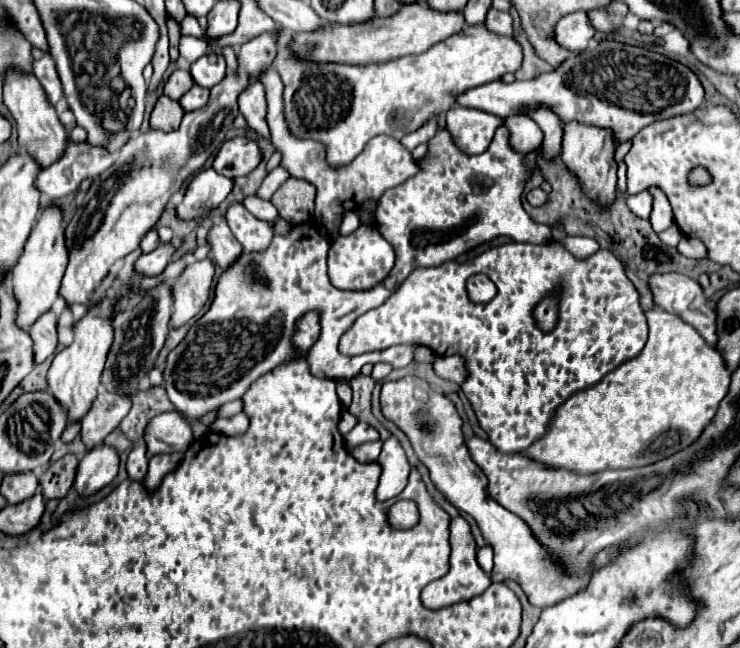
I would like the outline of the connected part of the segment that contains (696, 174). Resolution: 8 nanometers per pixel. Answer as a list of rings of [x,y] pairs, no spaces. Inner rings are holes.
[[[693,168],[693,172],[689,174],[689,184],[693,186],[709,184],[709,172],[705,172],[705,168]]]

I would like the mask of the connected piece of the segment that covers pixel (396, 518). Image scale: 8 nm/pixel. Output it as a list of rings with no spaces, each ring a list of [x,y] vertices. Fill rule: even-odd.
[[[399,500],[388,510],[388,522],[397,529],[412,528],[419,520],[419,512],[415,502]]]

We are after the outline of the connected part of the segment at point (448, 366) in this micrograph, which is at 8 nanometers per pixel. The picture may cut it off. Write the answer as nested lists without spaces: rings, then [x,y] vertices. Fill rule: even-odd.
[[[439,356],[435,360],[435,372],[437,376],[445,378],[445,380],[453,380],[457,384],[465,382],[465,360],[461,360],[461,356]]]

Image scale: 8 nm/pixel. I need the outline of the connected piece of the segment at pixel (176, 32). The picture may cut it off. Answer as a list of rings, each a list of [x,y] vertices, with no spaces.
[[[167,15],[167,28],[169,36],[169,54],[172,62],[177,61],[179,54],[179,39],[181,37],[181,26],[177,24],[169,15]]]

